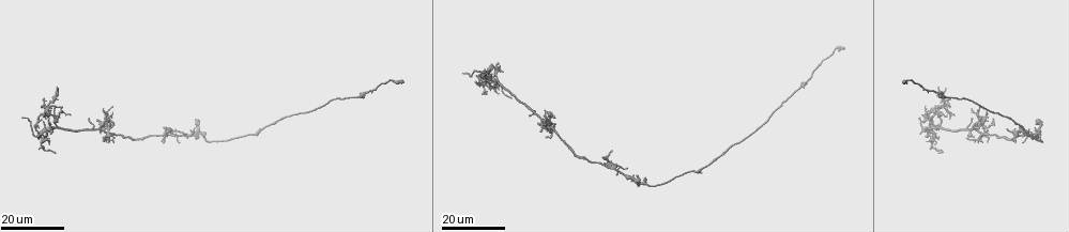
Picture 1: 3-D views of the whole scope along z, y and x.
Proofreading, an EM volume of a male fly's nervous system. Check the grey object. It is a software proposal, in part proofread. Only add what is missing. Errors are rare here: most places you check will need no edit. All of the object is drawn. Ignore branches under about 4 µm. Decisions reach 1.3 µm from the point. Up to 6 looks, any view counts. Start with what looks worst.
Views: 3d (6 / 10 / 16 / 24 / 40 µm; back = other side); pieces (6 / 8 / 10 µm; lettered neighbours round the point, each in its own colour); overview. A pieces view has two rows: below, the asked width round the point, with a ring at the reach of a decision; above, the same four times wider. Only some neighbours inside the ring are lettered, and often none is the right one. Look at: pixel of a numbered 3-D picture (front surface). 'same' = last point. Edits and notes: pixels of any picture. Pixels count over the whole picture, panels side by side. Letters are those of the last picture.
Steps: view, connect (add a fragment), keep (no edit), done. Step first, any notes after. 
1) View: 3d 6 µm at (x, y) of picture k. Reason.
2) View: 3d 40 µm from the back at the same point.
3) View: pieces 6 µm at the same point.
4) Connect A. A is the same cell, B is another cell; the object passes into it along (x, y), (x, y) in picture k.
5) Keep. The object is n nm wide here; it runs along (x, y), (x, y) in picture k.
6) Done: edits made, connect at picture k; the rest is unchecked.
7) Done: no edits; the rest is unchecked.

View: 3d 24 µm at (24, 119) of picture 1. Branch stops here.

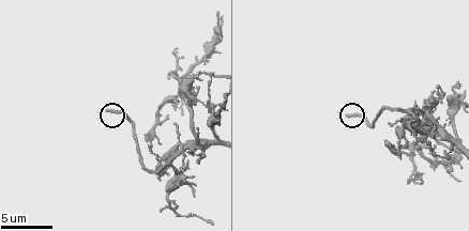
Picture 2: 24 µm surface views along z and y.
View: 3d 10 µm at (106, 111) of picture 2.

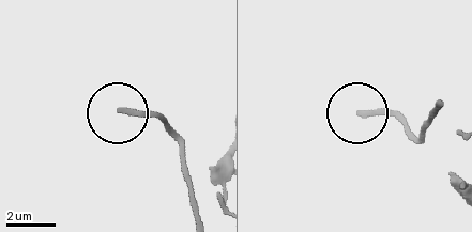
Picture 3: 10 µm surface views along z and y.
View: pieces 10 µm at (363, 114) of picture 3.

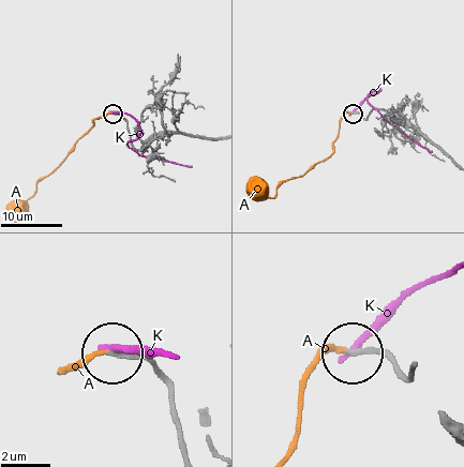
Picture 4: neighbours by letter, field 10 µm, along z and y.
Connect A. A is the same cell, K is another cell; it goes on there.

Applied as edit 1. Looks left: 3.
View: overview.

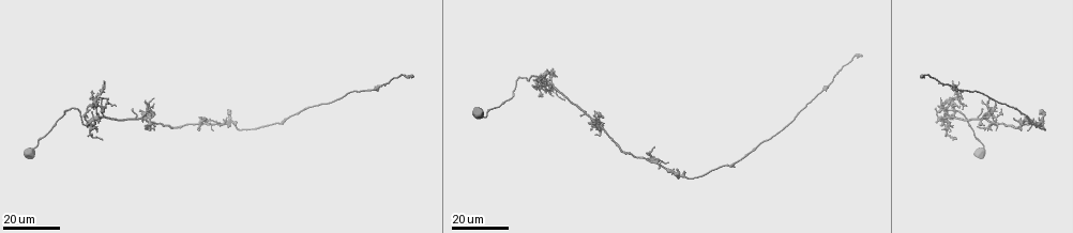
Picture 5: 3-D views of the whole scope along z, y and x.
View: 3d 24 µm at (922, 76) of picture 5. End of a long branch.

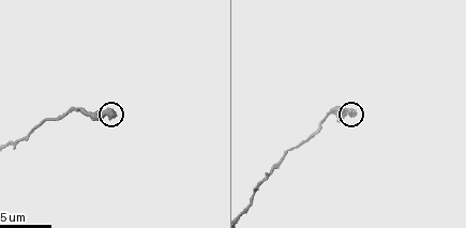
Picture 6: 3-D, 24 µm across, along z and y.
View: pieces 10 µm at (111, 113) of picture 6.

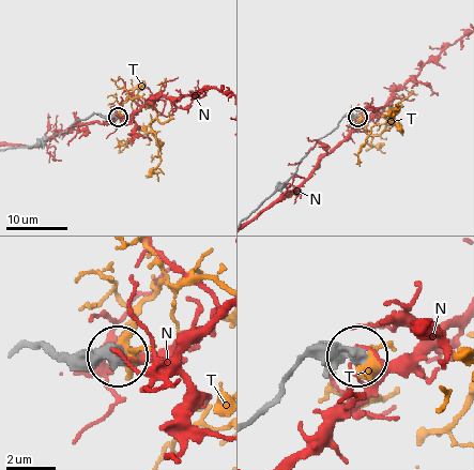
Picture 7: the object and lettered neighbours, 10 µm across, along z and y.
Keep. N and T are other cells; none of them fits.

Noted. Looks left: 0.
Done: edits made, connect at picture 4; the rest is unchecked.

